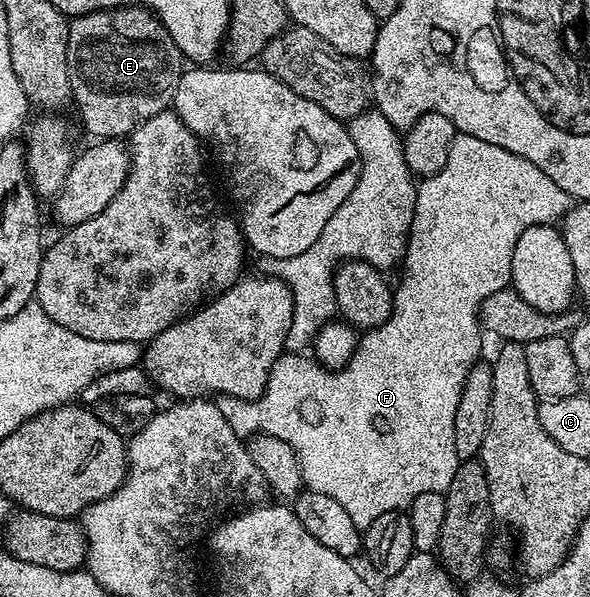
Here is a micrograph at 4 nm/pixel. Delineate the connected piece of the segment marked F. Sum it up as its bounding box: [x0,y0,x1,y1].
[216,134,572,530]

